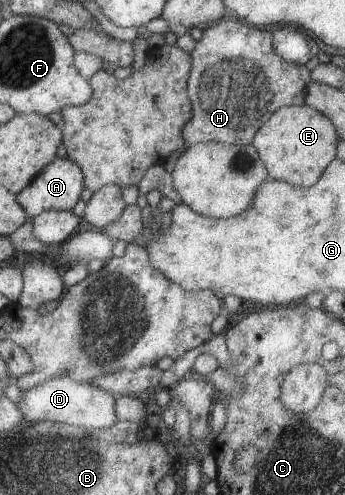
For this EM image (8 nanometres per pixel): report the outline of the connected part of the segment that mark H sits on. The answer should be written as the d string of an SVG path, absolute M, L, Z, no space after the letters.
M233 18L202 30L202 37L189 52L191 66L186 82L190 100L190 117L180 133L187 144L220 142L234 145L249 145L256 130L280 106L303 105L306 84L311 81L305 65L284 61L272 47L271 28L258 28L239 24Z

